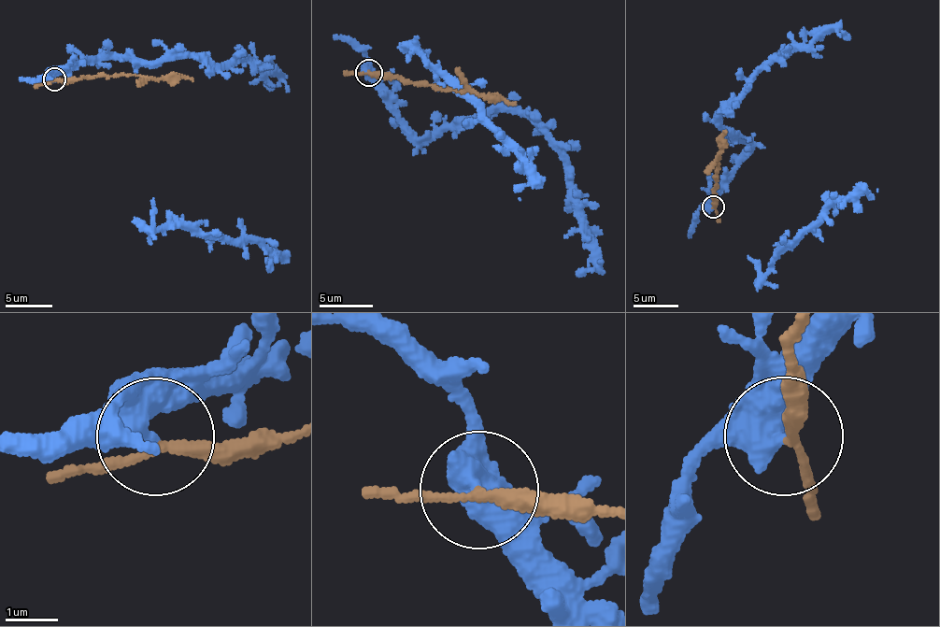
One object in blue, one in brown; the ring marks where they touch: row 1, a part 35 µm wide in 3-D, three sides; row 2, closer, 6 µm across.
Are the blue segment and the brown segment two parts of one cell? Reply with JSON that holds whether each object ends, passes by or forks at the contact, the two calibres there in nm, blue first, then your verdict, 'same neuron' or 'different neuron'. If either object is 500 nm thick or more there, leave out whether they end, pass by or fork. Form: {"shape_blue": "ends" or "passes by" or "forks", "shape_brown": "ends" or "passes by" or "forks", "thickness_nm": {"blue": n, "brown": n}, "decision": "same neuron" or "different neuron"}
{"thickness_nm": {"blue": 550, "brown": 200}, "decision": "different neuron"}

